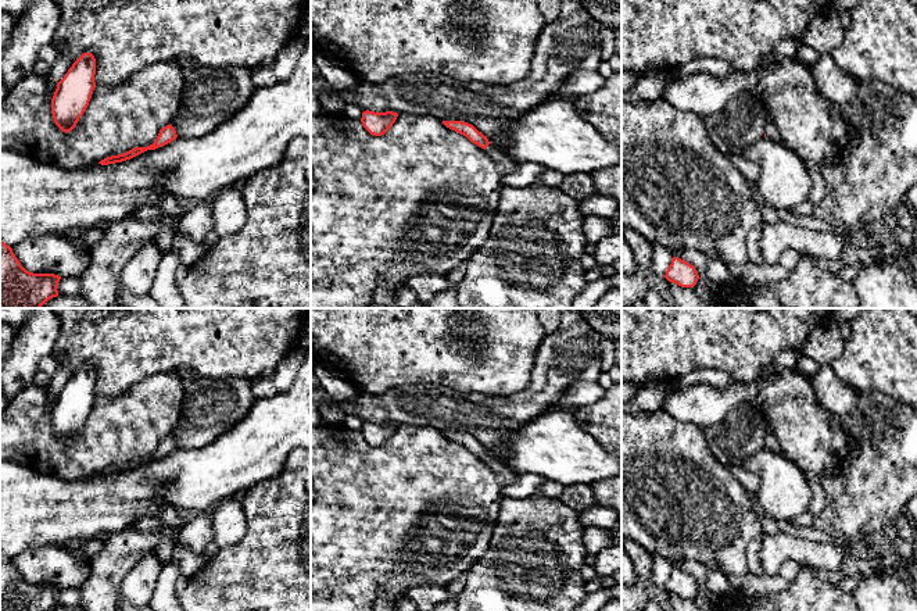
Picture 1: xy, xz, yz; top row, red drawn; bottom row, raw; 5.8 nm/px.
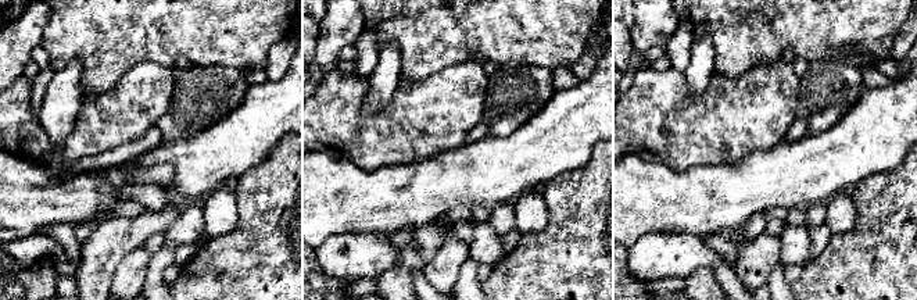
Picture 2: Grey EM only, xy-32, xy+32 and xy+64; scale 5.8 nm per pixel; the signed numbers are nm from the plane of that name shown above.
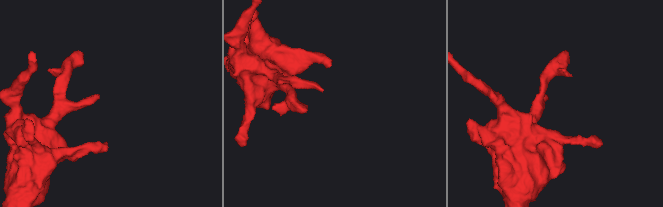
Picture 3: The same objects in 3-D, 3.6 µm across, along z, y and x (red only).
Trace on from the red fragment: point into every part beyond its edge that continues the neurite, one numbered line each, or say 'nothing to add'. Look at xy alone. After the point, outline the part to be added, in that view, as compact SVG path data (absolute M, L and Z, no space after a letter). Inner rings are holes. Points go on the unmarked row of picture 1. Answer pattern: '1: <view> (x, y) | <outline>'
nothing to add

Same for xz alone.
1: xz (505, 475) | M488 455L486 462L495 471L499 476L502 485L512 483L517 479L517 474L511 471L502 461L495 458L494 455Z

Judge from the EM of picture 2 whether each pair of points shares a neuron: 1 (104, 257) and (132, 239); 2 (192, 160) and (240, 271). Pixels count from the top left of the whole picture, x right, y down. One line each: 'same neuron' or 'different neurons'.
1: same neuron
2: different neurons

